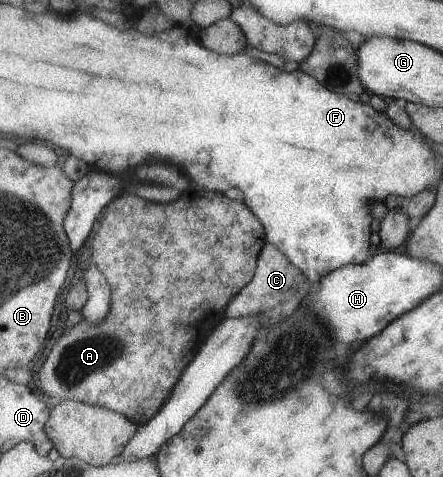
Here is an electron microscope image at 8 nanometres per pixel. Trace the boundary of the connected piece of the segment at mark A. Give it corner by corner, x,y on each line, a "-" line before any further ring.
186,191
186,193
182,193
182,197
178,201
172,201
168,205
158,205
158,203
148,203
146,199
142,199
138,195
124,192
108,207
108,213
106,213
106,219
102,223
102,229
98,231
98,235
94,239
94,257
92,257
92,264
98,265
98,269
106,275
106,279
114,287
112,289
111,312
100,323
84,320
74,325
74,327
70,327
66,333
60,336
38,373
38,389
40,392
60,400
76,400
121,413
139,426
148,423
168,401
168,397
172,395
174,387
178,385
178,381
180,381
180,377
186,371
186,367
200,353
204,340
208,339
208,335
226,319
225,310
227,305
235,297
238,297
242,290
254,279
259,257
267,242
265,225
260,221
259,217
252,213
252,209
246,203
232,201
226,195
222,195
222,193
218,193
216,199
214,197
210,199
210,195
202,195
200,197
200,195
190,195

